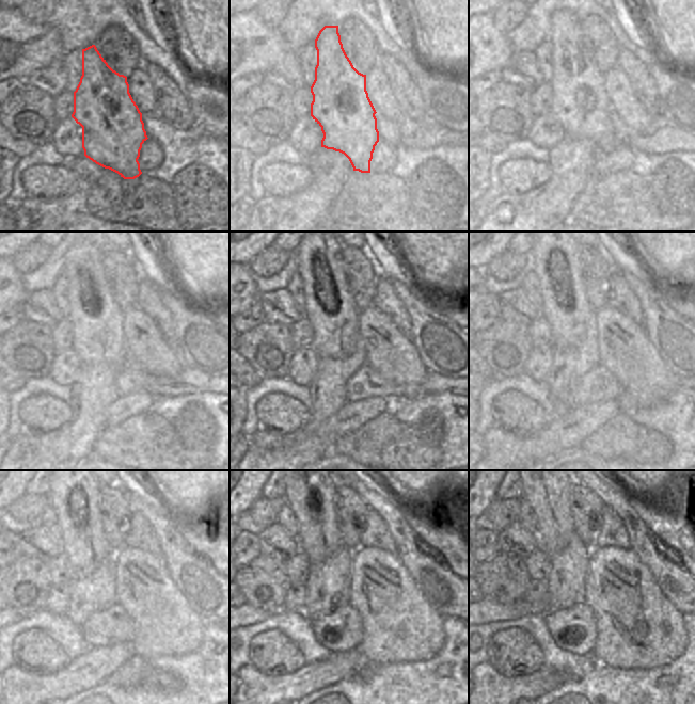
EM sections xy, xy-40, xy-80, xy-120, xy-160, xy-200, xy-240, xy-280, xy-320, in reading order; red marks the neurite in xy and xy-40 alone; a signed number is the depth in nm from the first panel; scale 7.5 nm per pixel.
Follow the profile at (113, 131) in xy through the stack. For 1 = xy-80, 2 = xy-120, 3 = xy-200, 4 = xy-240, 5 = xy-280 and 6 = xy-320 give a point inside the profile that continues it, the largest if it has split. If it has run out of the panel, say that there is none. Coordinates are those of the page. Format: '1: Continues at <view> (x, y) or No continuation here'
1: Continues at xy-80 (580, 101)
2: Continues at xy-120 (96, 319)
3: Continues at xy-200 (554, 258)
4: Continues at xy-240 (74, 495)
5: Continues at xy-280 (310, 492)
6: Continues at xy-320 (548, 492).

